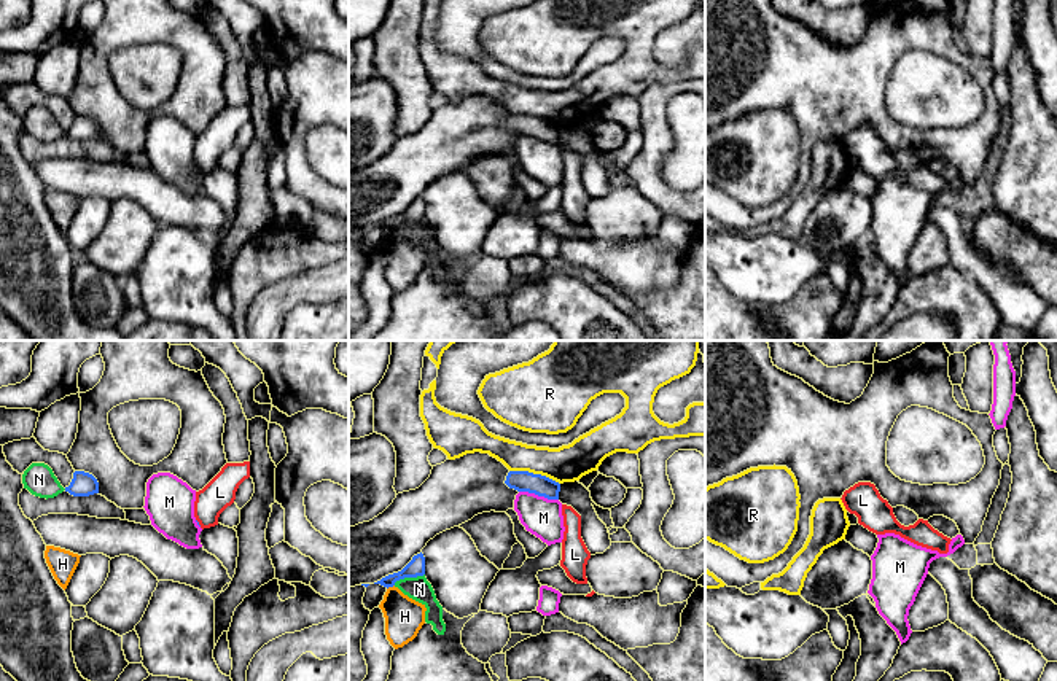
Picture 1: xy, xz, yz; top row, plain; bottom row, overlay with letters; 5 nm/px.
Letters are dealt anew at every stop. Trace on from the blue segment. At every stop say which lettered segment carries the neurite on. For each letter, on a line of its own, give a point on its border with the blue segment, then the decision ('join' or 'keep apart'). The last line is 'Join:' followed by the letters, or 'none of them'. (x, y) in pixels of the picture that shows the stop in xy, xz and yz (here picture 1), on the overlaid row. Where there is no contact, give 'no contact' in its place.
H: contact xz (390, 586); keep apart
L: contact xy (198, 522); keep apart
M: contact xz (538, 495); keep apart
N: contact xz (408, 576); keep apart
R: contact xz (535, 474); keep apart
Join: none of them

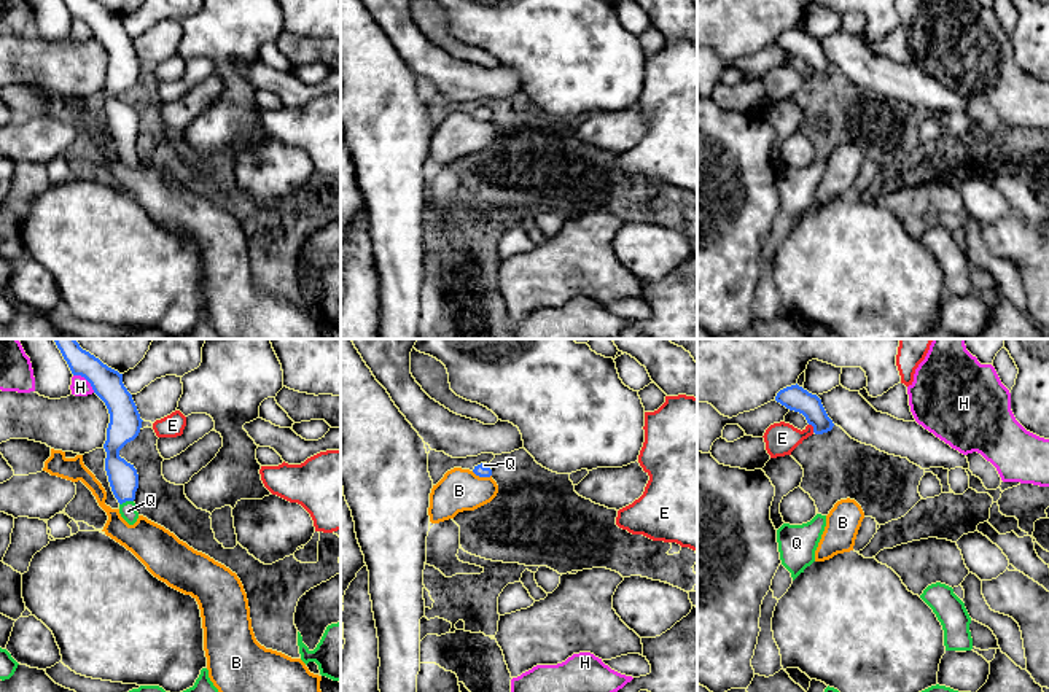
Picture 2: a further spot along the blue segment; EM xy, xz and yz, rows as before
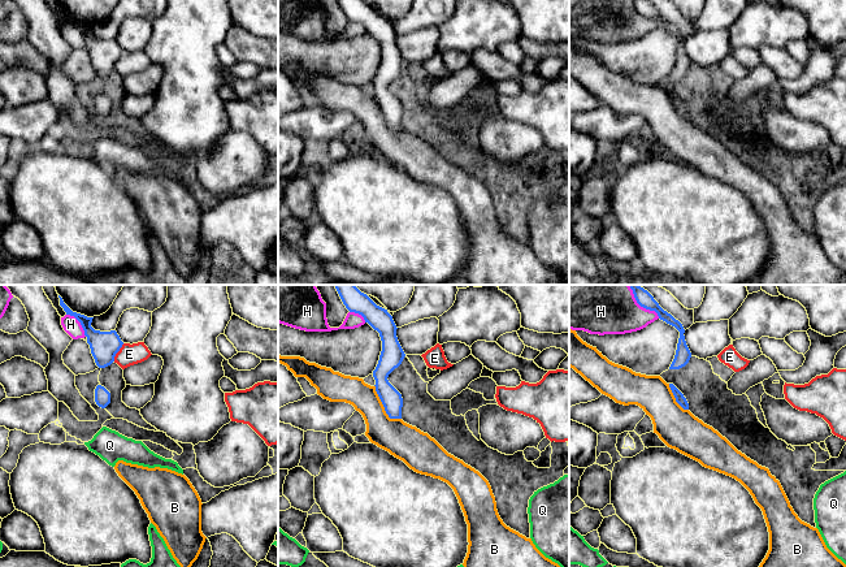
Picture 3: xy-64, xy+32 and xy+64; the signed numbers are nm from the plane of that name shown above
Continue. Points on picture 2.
B: contact xz (481, 476); keep apart
E: contact yz (814, 428); keep apart
H: contact xy (86, 379); keep apart
Q: contact xy (126, 500); join
Join: Q

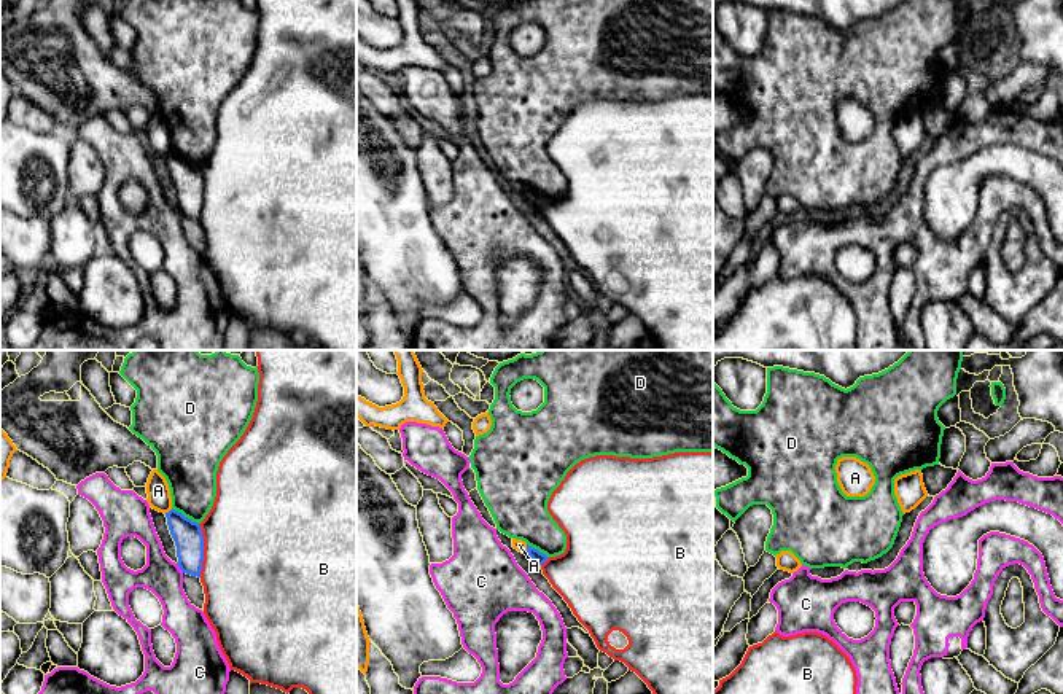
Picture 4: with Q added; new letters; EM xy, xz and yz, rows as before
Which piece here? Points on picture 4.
A: contact xz (527, 549); keep apart
B: contact xy (202, 551); keep apart
C: contact xy (179, 565); keep apart
D: contact xy (183, 516); keep apart
Join: none of them

